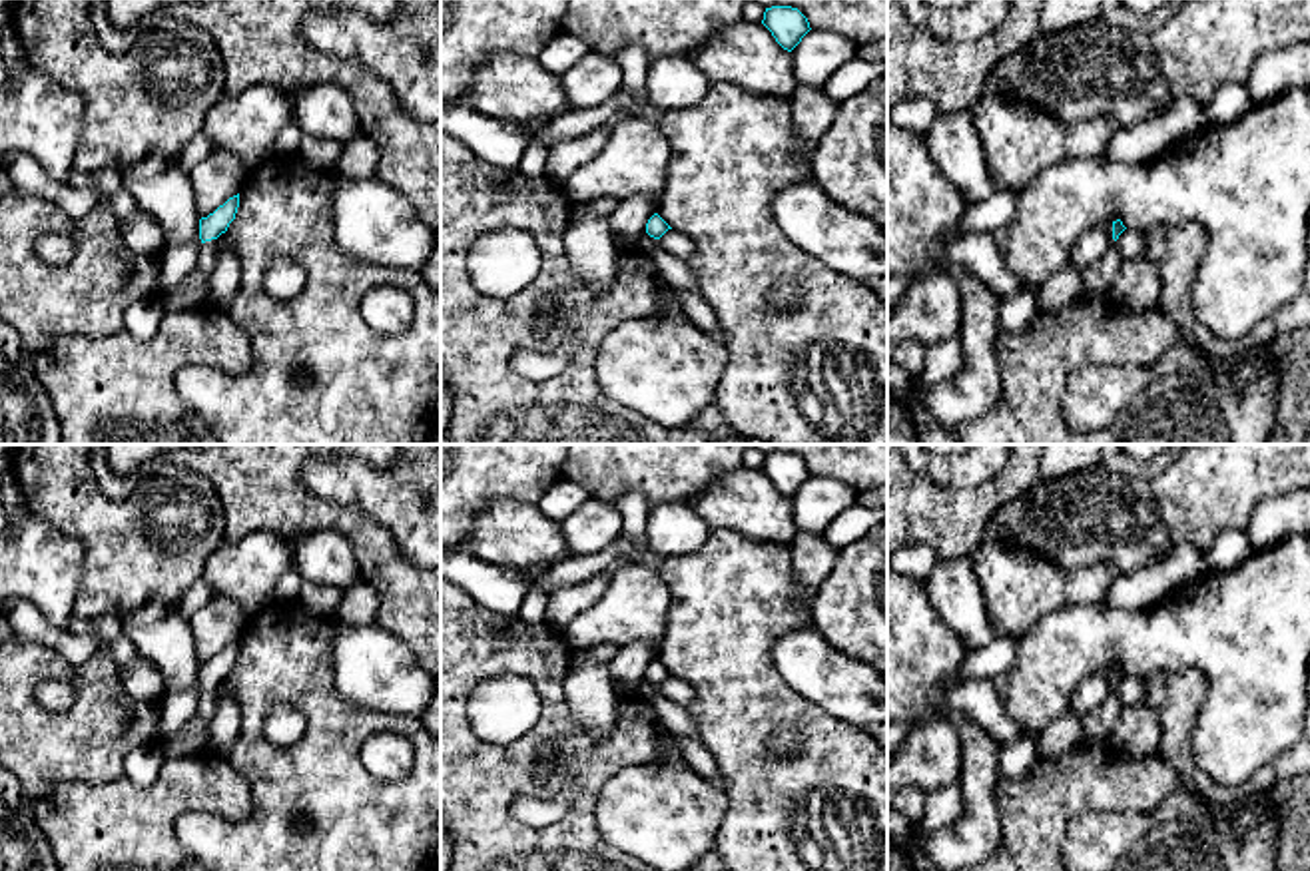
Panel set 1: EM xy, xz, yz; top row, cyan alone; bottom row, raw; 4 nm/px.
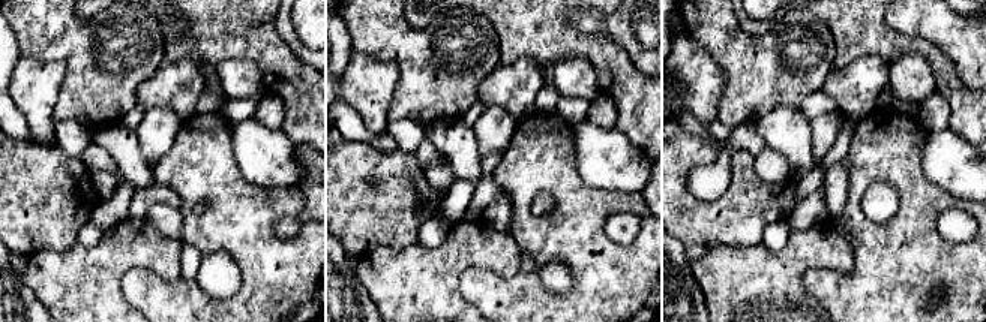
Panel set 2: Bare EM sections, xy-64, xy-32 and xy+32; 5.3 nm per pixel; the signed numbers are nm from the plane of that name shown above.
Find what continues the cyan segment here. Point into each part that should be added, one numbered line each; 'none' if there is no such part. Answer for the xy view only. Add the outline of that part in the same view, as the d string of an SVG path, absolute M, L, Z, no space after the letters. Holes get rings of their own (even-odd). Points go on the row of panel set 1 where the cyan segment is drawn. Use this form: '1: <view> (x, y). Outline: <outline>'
1: xy (208, 254). Outline: M217 239L201 243L199 259L195 265L195 269L201 273L201 277L209 279L209 275L215 267L215 261L217 261Z

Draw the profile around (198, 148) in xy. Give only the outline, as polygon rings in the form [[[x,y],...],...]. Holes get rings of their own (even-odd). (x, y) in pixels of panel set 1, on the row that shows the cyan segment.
[[[199,132],[185,144],[177,161],[185,171],[189,171],[215,149],[217,145],[203,132]]]

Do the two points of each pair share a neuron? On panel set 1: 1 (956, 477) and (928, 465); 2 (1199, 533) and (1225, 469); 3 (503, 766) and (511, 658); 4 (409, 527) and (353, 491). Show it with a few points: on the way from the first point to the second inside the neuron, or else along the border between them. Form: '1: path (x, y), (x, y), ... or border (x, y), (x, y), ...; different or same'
1: path (950, 471), (934, 467); same
2: path (1199, 517), (1199, 499), (1213, 485); same
3: path (533, 742), (551, 724), (551, 690), (541, 678); same
4: path (395, 513), (373, 491), (367, 491); same

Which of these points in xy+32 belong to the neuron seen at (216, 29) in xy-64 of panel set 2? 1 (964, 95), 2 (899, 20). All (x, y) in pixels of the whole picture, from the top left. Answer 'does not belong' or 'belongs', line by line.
1: belongs
2: does not belong

